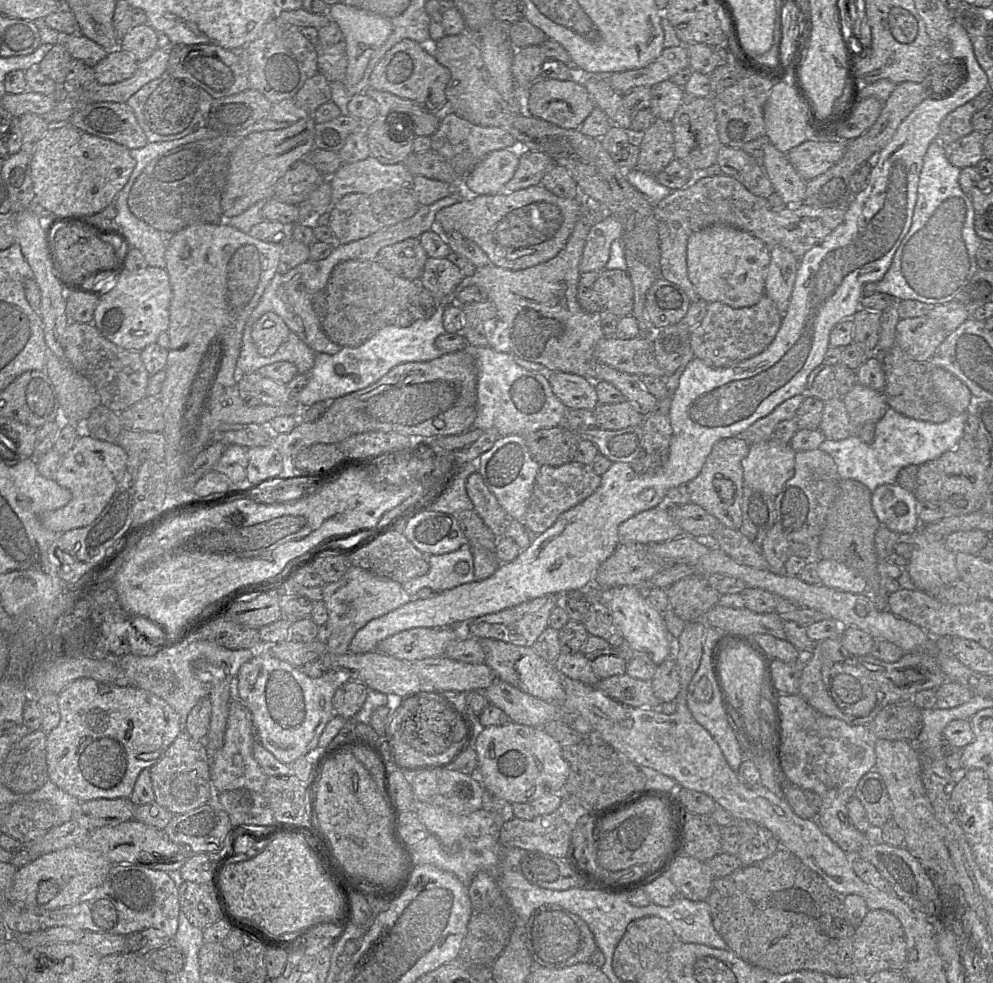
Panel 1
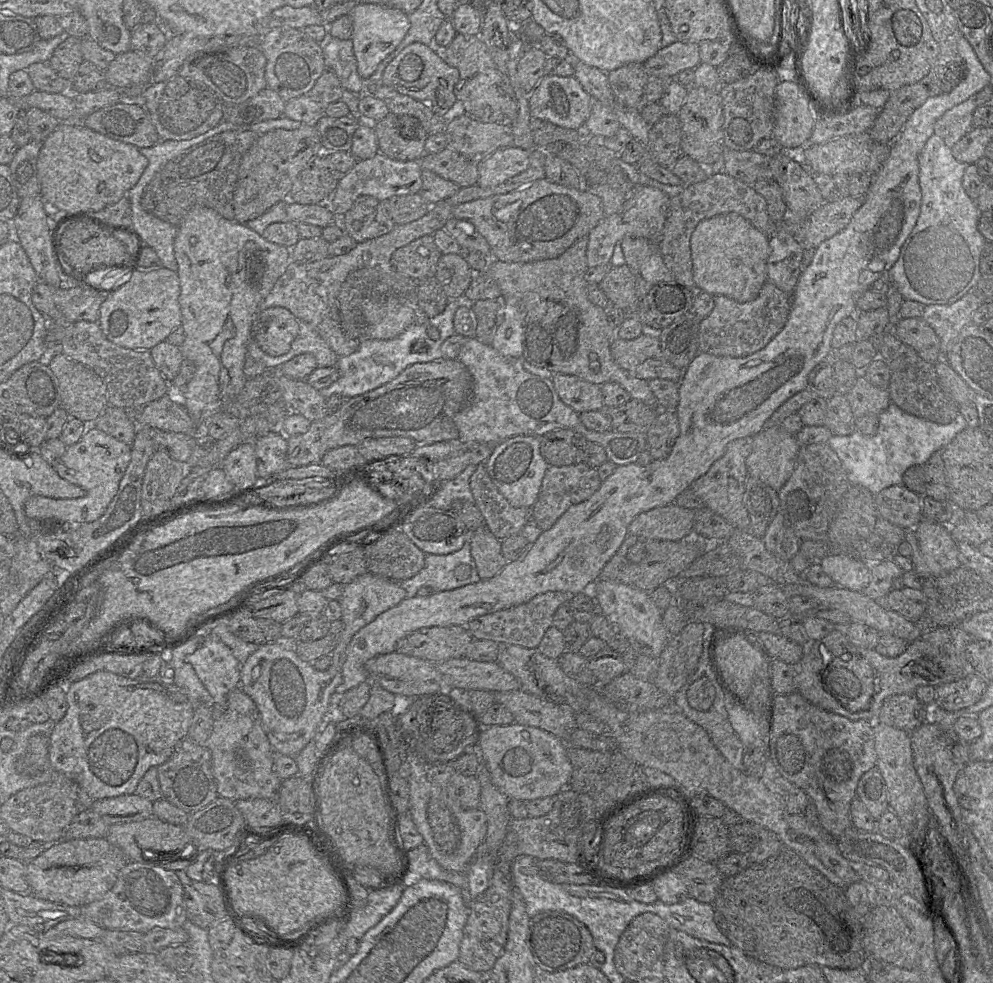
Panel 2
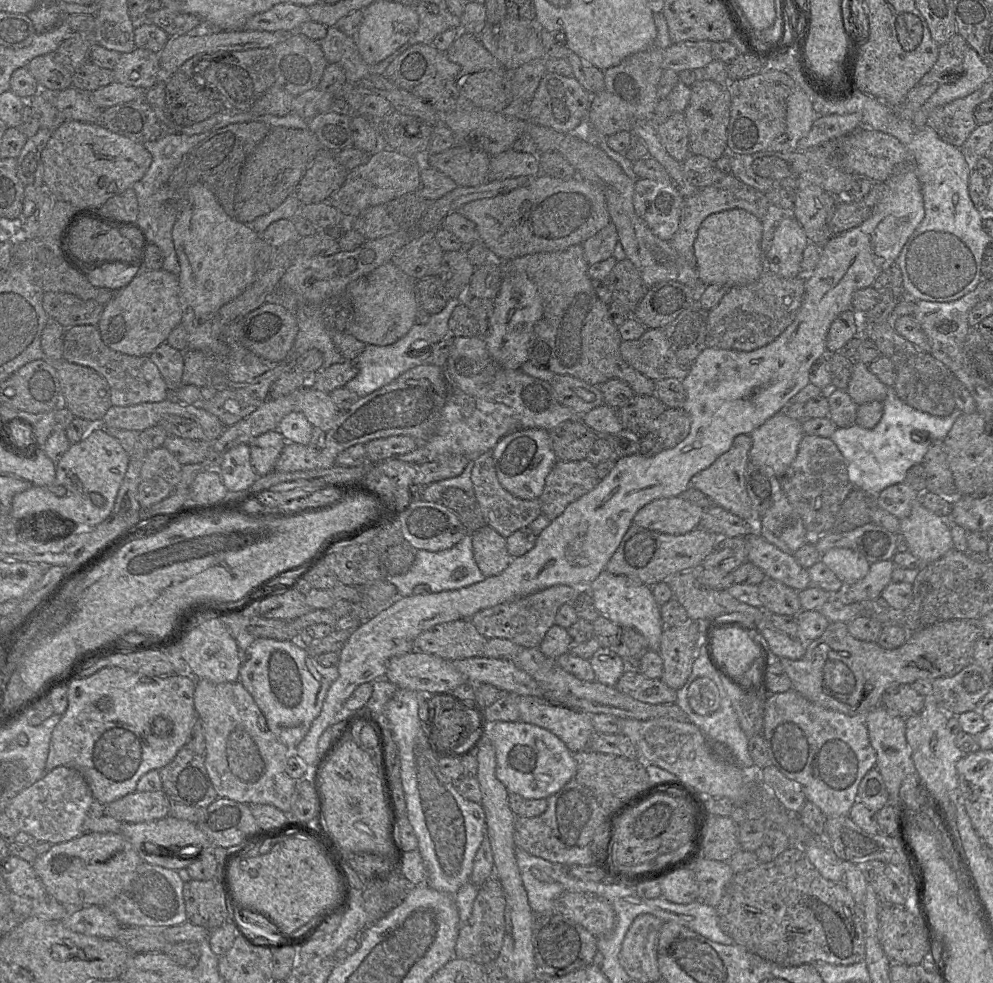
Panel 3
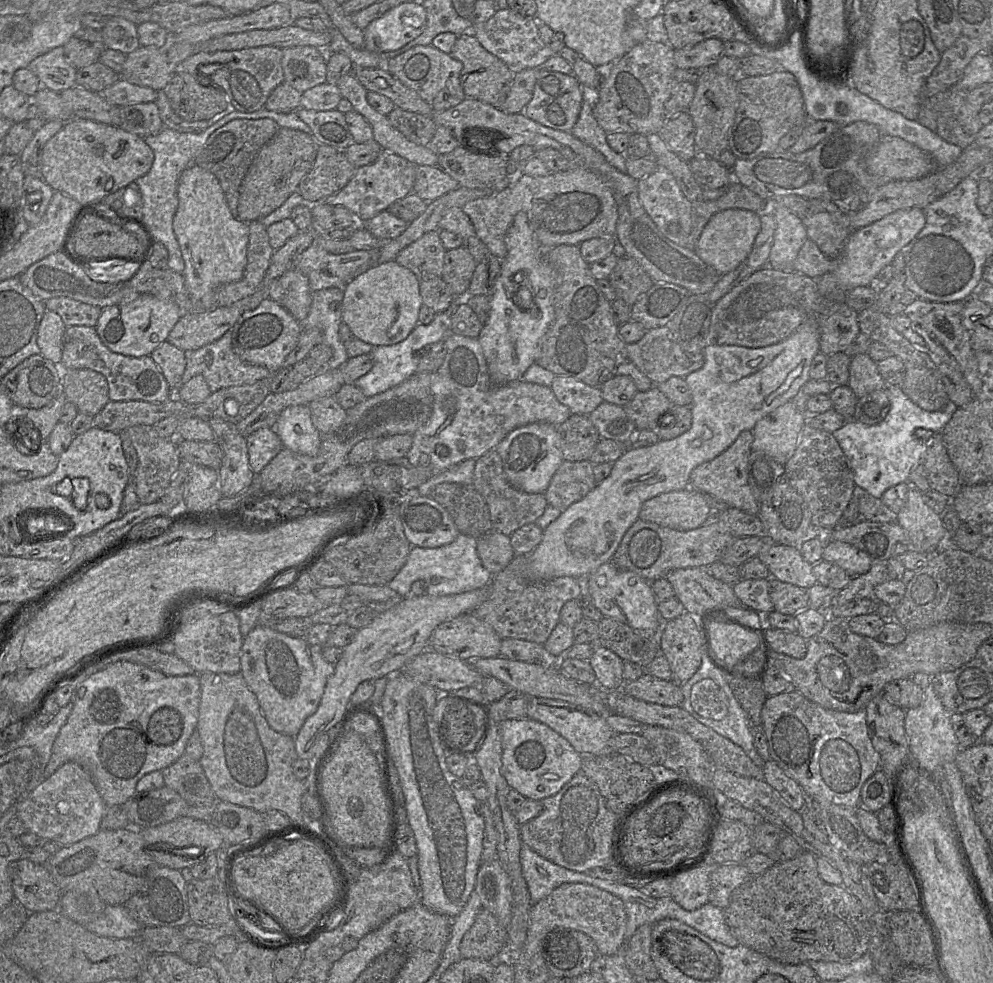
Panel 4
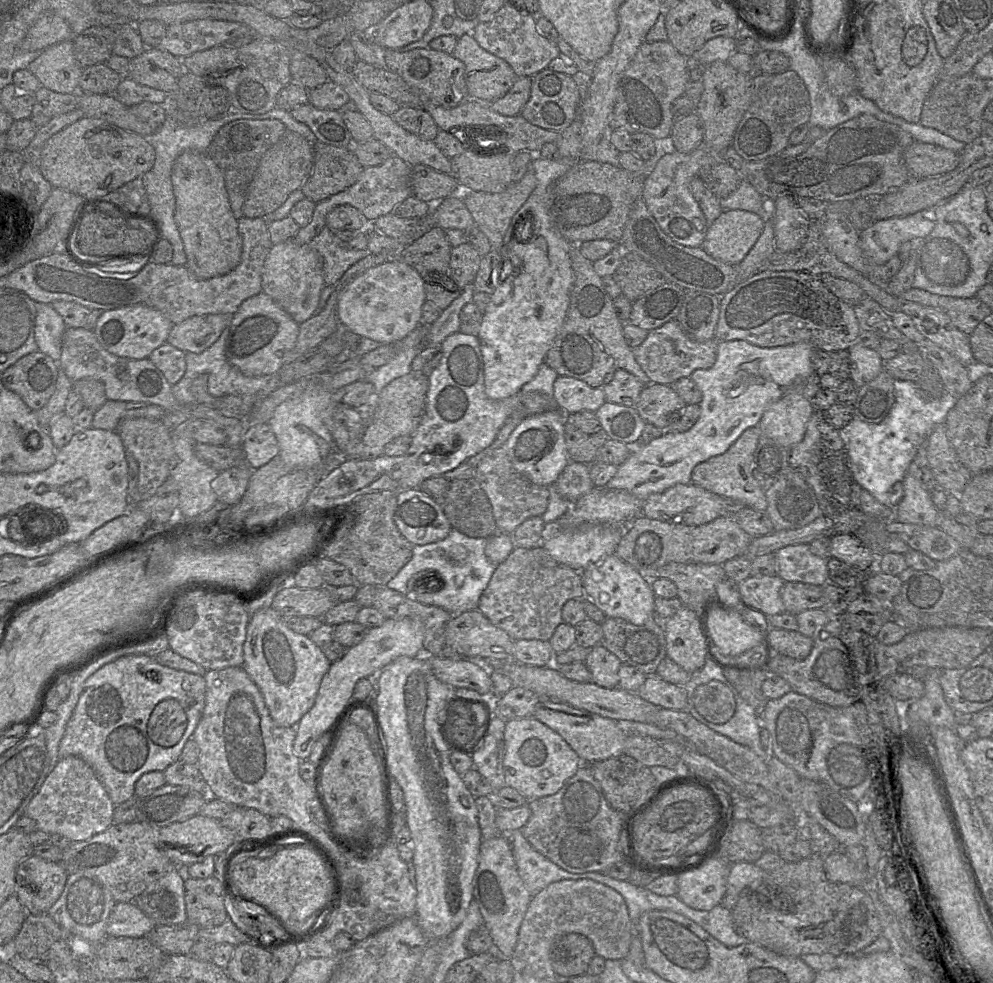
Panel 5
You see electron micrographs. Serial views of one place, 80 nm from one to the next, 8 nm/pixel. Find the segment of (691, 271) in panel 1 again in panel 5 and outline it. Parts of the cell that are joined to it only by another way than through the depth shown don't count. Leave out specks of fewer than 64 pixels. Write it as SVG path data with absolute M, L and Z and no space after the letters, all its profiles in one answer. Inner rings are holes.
M726 210L708 226L701 245L721 262L740 263L753 247L764 227L764 219L746 210Z

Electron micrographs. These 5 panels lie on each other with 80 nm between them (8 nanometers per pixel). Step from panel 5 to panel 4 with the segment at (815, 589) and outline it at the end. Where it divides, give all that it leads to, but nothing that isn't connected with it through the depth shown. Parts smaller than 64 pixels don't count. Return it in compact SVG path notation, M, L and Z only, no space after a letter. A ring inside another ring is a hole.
M769 578L769 596L774 611L795 616L809 605L808 589Z

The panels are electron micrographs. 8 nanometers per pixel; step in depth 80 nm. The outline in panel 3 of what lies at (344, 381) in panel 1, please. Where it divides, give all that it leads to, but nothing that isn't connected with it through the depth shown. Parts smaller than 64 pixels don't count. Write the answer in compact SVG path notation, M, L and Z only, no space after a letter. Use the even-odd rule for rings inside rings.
M450 299L440 313L431 315L428 323L416 323L404 337L391 345L377 346L367 344L363 352L353 361L358 369L357 375L347 382L344 387L355 392L359 398L365 397L390 384L409 369L428 364L430 352L426 353L425 350L429 349L430 345L436 344L448 337L454 337L451 336L448 322L452 312L460 301L461 299Z

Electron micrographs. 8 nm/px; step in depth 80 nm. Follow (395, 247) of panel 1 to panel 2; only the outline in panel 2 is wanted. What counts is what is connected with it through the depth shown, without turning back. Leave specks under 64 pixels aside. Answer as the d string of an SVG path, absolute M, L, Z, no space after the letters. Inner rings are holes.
M425 235L397 249L391 256L390 264L398 273L421 283L434 279L441 256L433 235Z

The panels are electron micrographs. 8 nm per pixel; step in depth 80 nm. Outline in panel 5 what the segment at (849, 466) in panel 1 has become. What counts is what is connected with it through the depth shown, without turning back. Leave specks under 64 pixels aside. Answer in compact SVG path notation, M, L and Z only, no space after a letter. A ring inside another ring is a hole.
M895 380L894 388L896 402L884 421L872 424L854 418L839 429L840 437L848 451L855 482L888 507L893 507L889 490L895 483L904 480L920 447L925 444L937 425L945 423L948 413L959 399L947 391L938 399L928 398L922 394L914 381Z

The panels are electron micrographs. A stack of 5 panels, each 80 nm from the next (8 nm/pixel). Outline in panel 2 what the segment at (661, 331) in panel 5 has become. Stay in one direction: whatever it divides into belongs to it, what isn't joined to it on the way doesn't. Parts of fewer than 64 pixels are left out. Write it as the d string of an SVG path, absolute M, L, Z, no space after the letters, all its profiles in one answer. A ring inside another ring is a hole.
M647 329L647 332L632 340L616 337L611 343L610 352L616 364L631 375L647 381L669 379L677 382L679 387L682 370L665 358L656 332Z

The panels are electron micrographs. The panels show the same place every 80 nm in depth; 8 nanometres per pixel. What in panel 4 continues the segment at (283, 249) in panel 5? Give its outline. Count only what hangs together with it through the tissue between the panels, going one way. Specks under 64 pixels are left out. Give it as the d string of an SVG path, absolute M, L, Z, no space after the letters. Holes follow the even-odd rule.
M290 269L275 279L268 297L283 306L298 322L308 316L312 303L308 278L297 269Z

